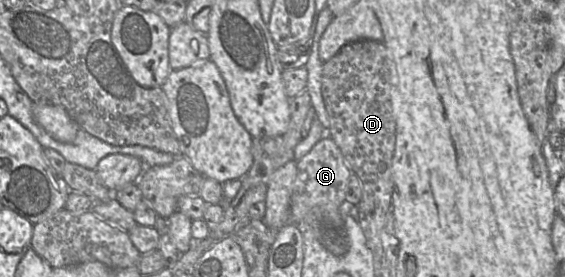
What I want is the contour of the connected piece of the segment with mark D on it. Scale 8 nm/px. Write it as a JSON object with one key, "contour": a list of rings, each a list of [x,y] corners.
{"contour":[[[359,40],[343,46],[323,63],[321,90],[329,117],[330,128],[327,134],[339,147],[352,174],[356,174],[361,181],[362,197],[357,204],[358,223],[363,230],[366,245],[374,258],[383,258],[383,229],[392,203],[392,158],[396,135],[390,102],[390,56],[385,46],[381,42],[370,40]]]}

